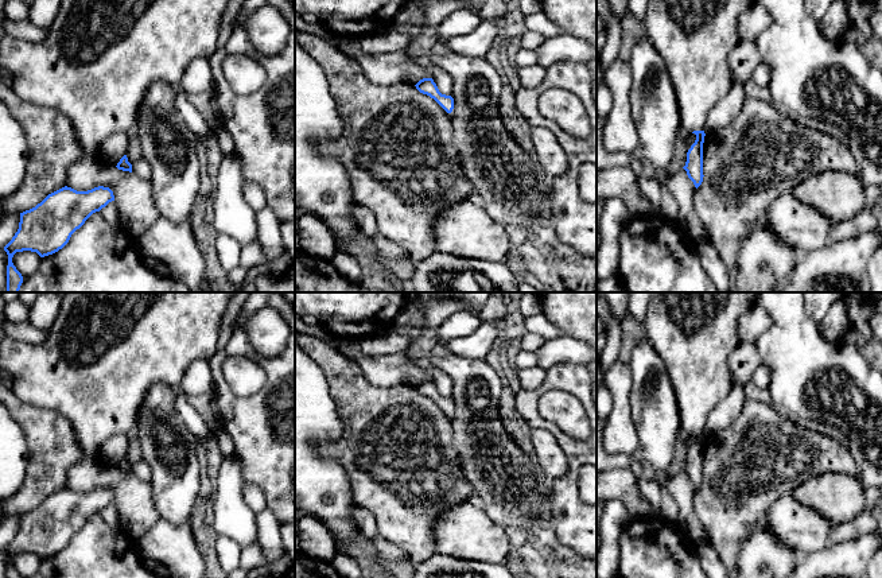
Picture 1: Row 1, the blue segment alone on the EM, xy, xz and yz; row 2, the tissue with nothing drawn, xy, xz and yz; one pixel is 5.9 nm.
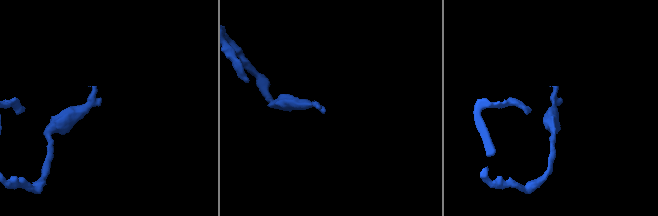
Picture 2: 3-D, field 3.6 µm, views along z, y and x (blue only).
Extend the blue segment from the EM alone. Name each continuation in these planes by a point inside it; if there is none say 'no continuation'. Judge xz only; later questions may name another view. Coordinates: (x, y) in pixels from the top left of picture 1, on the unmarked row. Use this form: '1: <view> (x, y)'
no continuation

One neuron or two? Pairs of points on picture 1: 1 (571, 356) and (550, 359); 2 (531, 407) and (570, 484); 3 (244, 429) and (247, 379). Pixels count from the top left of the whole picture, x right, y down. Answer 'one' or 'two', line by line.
1: one
2: one
3: two

